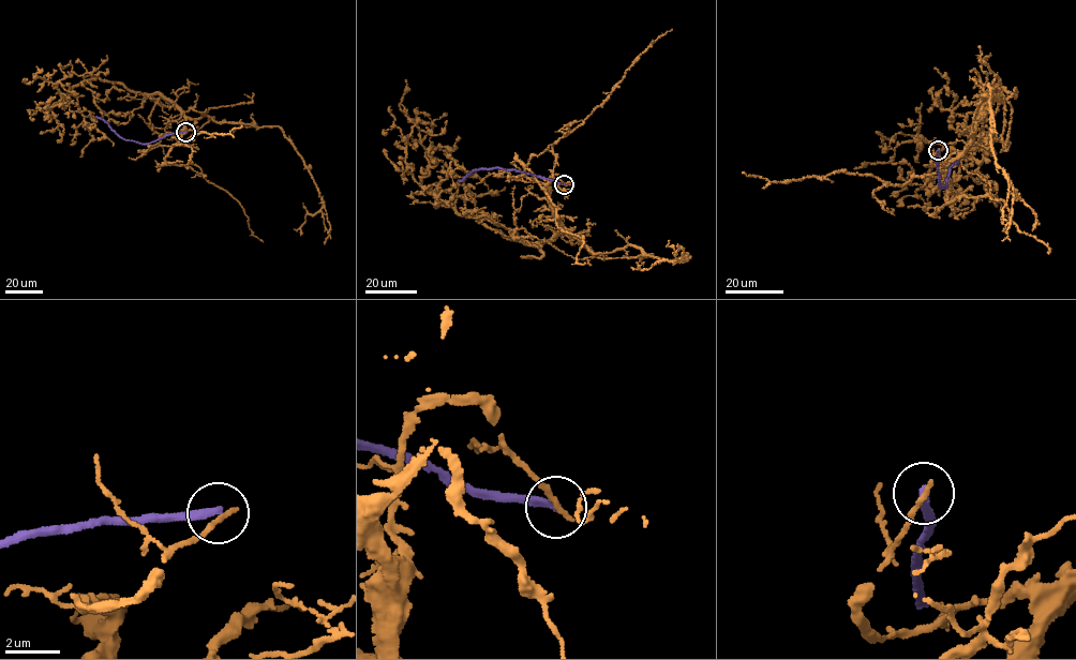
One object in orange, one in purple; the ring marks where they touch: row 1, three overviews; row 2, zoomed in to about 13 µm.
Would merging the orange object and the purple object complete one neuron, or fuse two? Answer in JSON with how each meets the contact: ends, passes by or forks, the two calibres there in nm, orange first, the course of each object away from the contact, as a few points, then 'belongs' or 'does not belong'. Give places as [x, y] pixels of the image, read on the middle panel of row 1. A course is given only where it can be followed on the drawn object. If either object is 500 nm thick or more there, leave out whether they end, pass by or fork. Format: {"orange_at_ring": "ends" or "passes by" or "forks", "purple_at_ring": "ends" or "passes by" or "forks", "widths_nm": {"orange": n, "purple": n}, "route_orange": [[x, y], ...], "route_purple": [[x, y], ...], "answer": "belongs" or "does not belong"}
{"orange_at_ring": "ends", "purple_at_ring": "ends", "widths_nm": {"orange": 240, "purple": 300}, "route_orange": [[564, 184], [552, 175], [562, 229], [540, 243], [443, 205], [421, 186], [430, 164], [400, 106], [405, 79]], "route_purple": [[564, 184], [496, 167], [474, 171], [458, 180]], "answer": "does not belong"}

